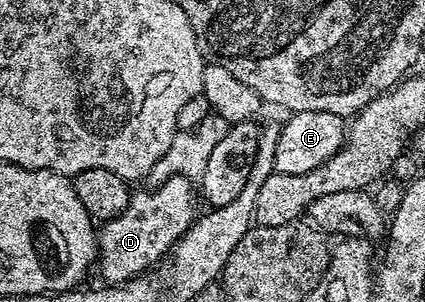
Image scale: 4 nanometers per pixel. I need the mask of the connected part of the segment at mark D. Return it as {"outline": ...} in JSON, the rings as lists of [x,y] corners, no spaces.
{"outline":[[[183,176],[171,177],[159,187],[144,187],[144,192],[132,191],[129,206],[121,210],[117,218],[106,221],[97,232],[97,268],[103,271],[103,276],[108,285],[123,284],[132,280],[139,273],[146,273],[155,263],[154,260],[170,252],[177,241],[186,234],[191,224],[197,219],[195,212],[195,198],[197,188],[190,179]]]}

